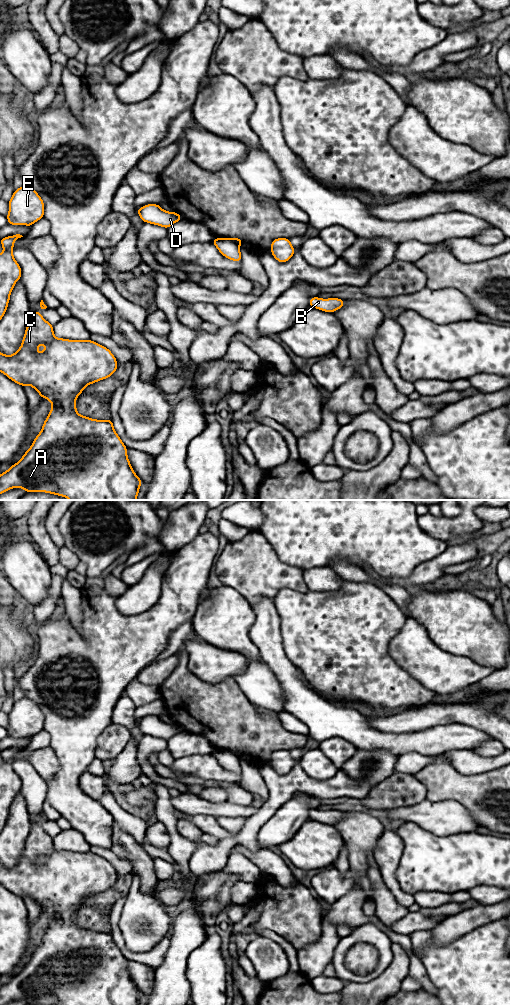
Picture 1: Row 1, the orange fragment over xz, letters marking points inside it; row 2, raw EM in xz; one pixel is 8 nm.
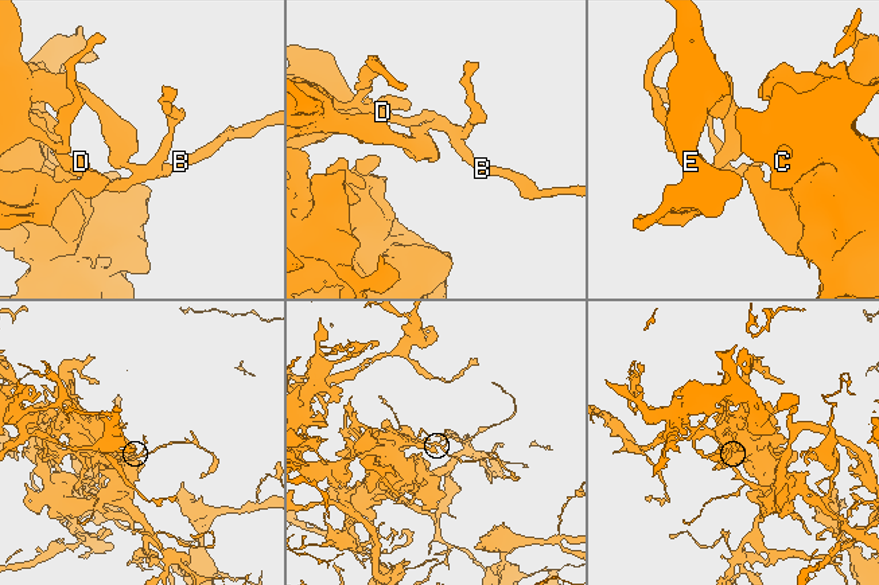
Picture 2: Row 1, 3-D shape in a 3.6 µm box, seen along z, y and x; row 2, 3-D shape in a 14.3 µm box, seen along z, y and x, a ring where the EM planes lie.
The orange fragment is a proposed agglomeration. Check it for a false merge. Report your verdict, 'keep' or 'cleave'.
cleave

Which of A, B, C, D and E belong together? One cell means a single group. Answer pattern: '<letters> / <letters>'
A C / B D E

